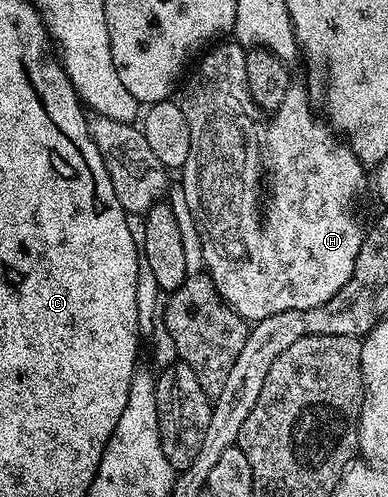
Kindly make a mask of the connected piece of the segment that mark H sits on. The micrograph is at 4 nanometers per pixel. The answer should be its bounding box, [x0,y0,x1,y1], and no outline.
[179,43,371,322]

